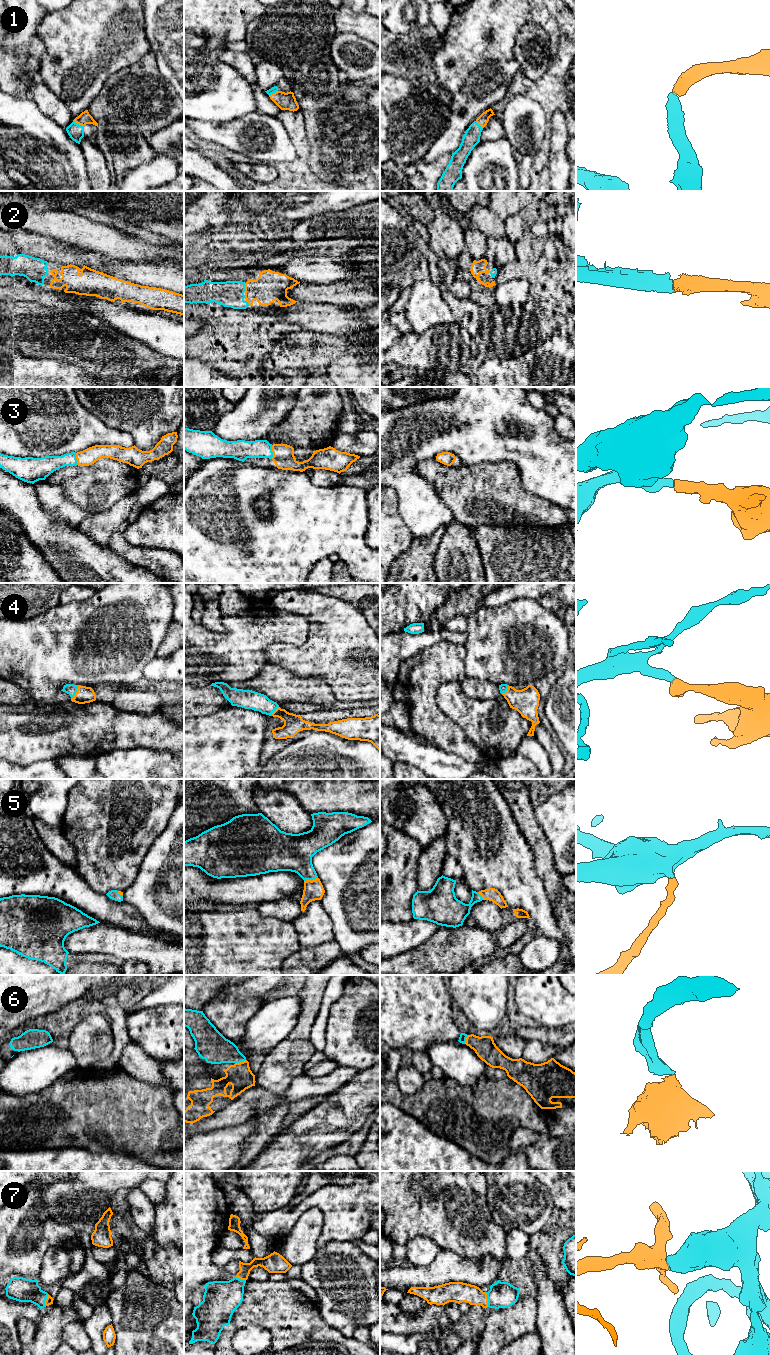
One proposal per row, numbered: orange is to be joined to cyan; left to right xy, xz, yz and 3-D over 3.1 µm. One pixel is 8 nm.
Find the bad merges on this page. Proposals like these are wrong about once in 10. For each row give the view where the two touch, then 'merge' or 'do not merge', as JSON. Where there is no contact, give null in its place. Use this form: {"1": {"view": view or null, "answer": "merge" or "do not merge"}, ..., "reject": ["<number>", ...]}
{"1": {"view": "xy", "answer": "merge"}, "2": {"view": "xz", "answer": "merge"}, "3": {"view": "xz", "answer": "merge"}, "4": {"view": "xy", "answer": "merge"}, "5": {"view": "xz", "answer": "merge"}, "6": {"view": "xz", "answer": "merge"}, "7": {"view": "yz", "answer": "merge"}, "reject": []}

